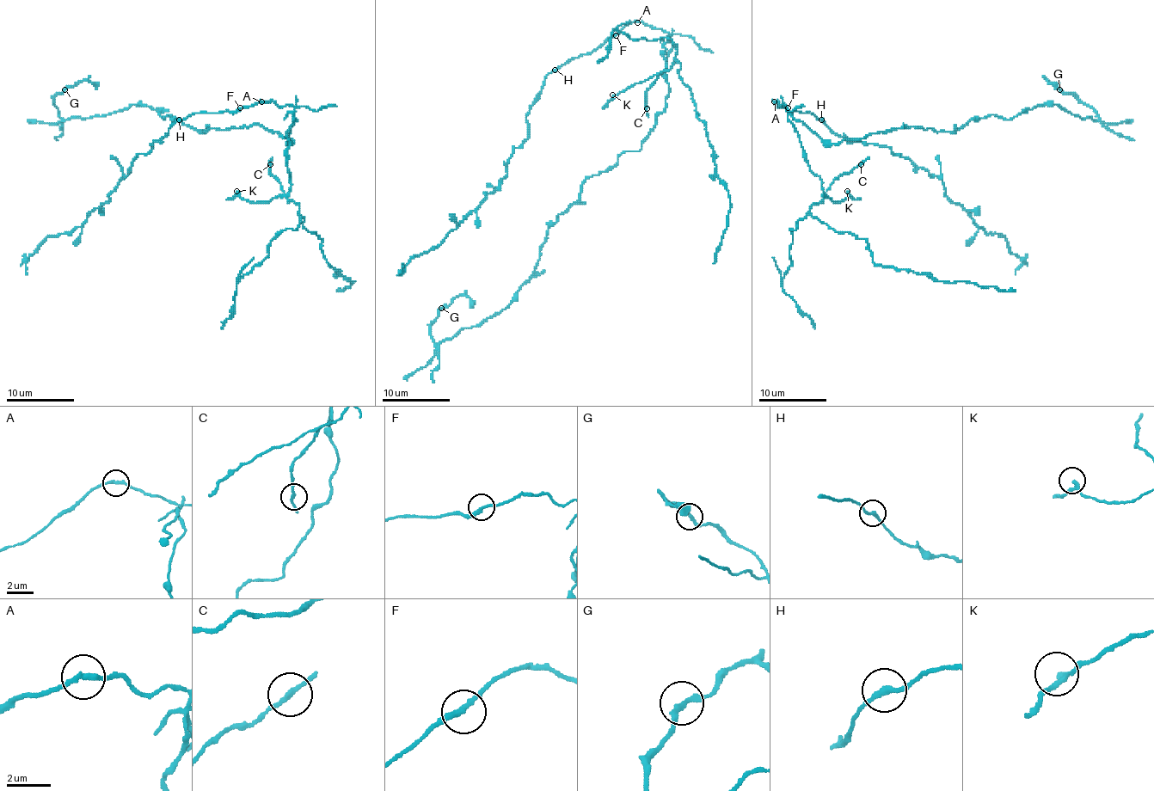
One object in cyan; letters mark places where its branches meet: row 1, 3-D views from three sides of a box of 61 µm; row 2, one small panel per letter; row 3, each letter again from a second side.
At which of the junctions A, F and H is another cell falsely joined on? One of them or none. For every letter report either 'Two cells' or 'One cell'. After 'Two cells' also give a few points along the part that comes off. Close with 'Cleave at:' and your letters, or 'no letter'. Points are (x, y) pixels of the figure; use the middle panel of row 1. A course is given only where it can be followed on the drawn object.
A: Two cells. Course of the part to remove: (638, 21), (671, 33), (657, 124), (589, 176), (518, 296), (438, 346), (438, 312), (459, 296), (473, 308)
F: One cell
H: One cell
Cleave at: A

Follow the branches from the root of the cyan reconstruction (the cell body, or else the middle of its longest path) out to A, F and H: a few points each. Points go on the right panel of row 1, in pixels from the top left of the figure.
A: (818, 135), (798, 121), (782, 104), (781, 106), (774, 101)
F: (818, 135), (798, 121), (782, 104), (781, 106), (777, 101), (774, 102), (788, 107)
H: (818, 135), (798, 121), (782, 104), (781, 106), (777, 101), (774, 102), (788, 111), (811, 113), (821, 119)

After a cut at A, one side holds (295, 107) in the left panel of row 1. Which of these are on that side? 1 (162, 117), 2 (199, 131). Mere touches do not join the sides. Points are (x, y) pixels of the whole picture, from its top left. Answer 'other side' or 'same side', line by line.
1: same side
2: same side

